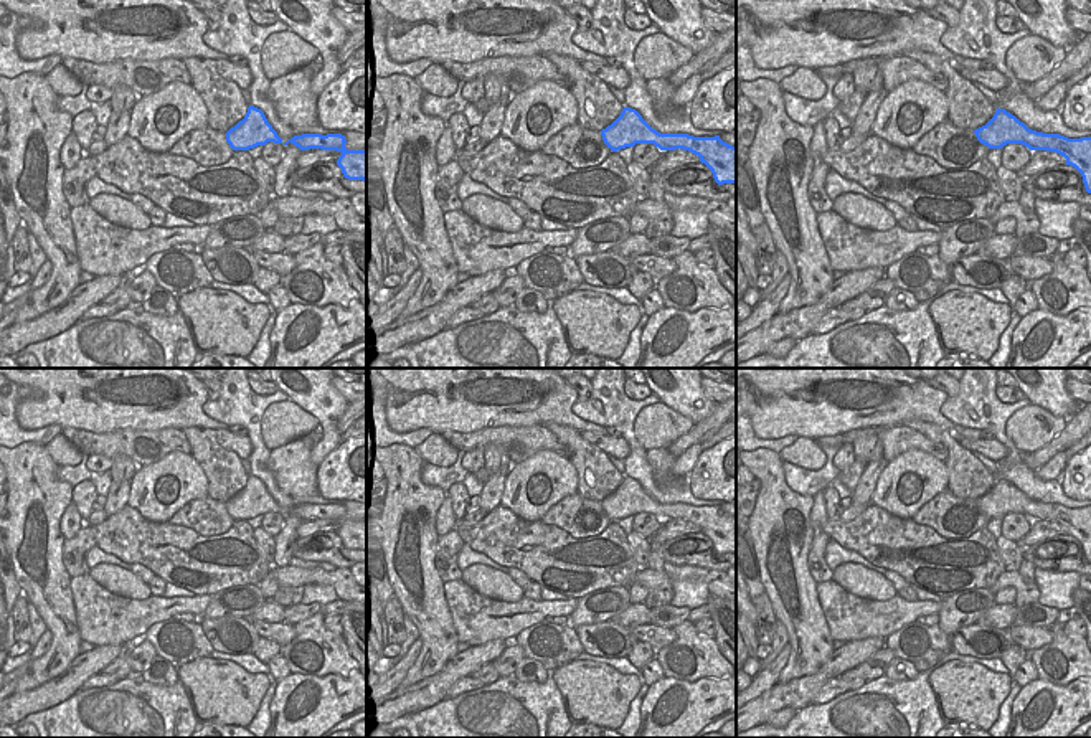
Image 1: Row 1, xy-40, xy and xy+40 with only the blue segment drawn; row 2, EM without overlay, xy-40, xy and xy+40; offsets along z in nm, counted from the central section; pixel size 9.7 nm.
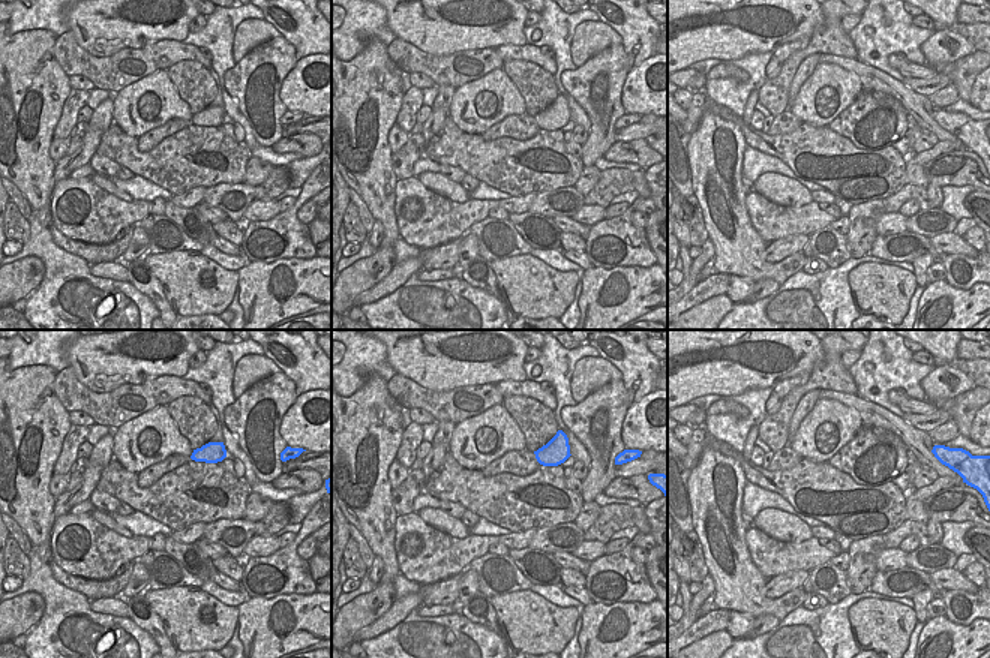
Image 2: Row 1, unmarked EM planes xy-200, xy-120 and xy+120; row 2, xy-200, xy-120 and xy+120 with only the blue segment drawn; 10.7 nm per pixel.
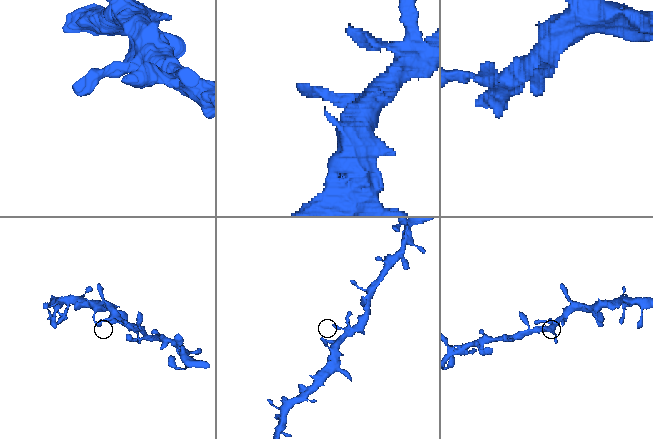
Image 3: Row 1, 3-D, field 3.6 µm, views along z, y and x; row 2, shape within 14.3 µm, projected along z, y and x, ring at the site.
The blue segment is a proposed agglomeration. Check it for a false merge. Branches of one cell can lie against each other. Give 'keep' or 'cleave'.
keep

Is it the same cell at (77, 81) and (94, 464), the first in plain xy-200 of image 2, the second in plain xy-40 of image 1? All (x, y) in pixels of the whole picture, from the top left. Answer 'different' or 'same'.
same

